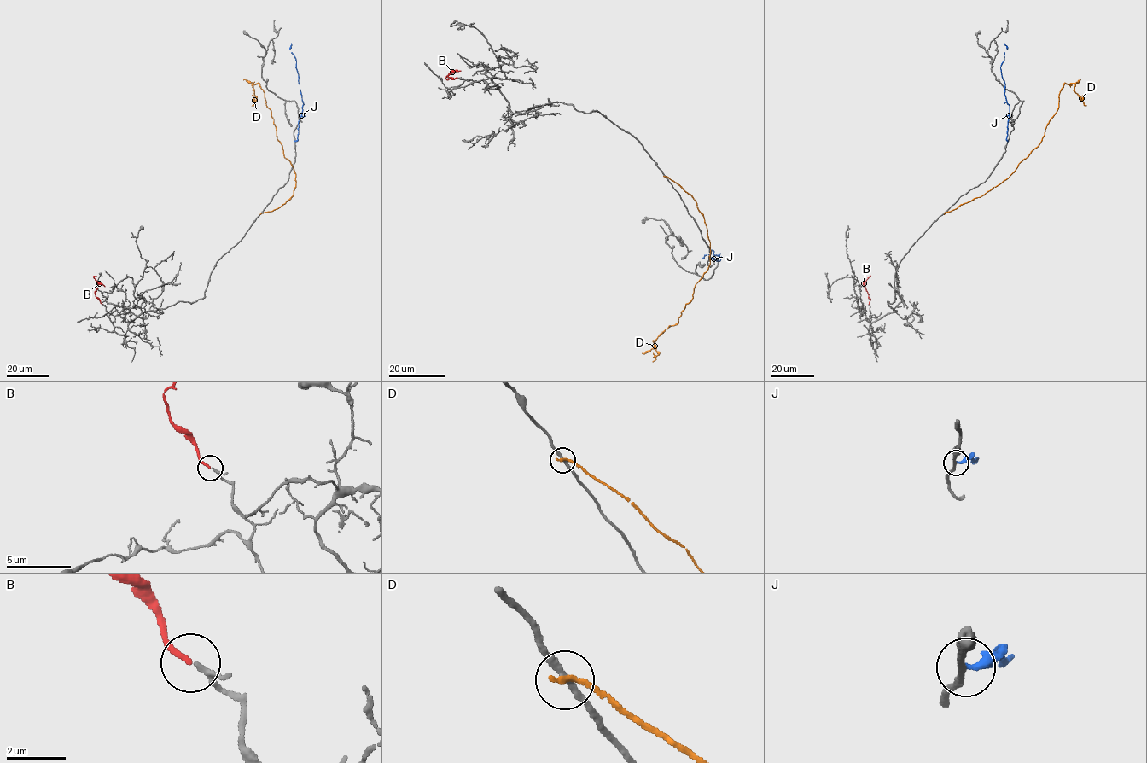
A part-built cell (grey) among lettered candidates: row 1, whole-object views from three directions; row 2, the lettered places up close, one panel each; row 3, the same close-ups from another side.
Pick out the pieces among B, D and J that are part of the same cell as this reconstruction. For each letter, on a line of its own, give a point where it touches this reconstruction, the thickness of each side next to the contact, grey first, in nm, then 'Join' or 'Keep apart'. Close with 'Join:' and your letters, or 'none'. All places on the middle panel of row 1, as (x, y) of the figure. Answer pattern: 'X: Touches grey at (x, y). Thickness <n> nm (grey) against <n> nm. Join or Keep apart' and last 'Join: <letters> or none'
B: Touches grey at (457, 78). Thickness 130 nm (grey) against 180 nm. Join
D: Touches grey at (665, 176). Thickness 220 nm (grey) against 180 nm. Keep apart
J: Touches grey at (709, 259). Thickness 200 nm (grey) against 360 nm. Keep apart
Join: B

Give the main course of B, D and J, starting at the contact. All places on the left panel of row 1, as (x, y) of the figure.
B: (101, 304), (95, 293), (97, 282), (93, 277), (96, 276)
D: (261, 213), (291, 197), (295, 176), (257, 83), (253, 84), (256, 99), (252, 106)
J: (295, 141), (298, 139), (298, 121), (304, 104), (295, 58), (289, 49), (291, 43)

